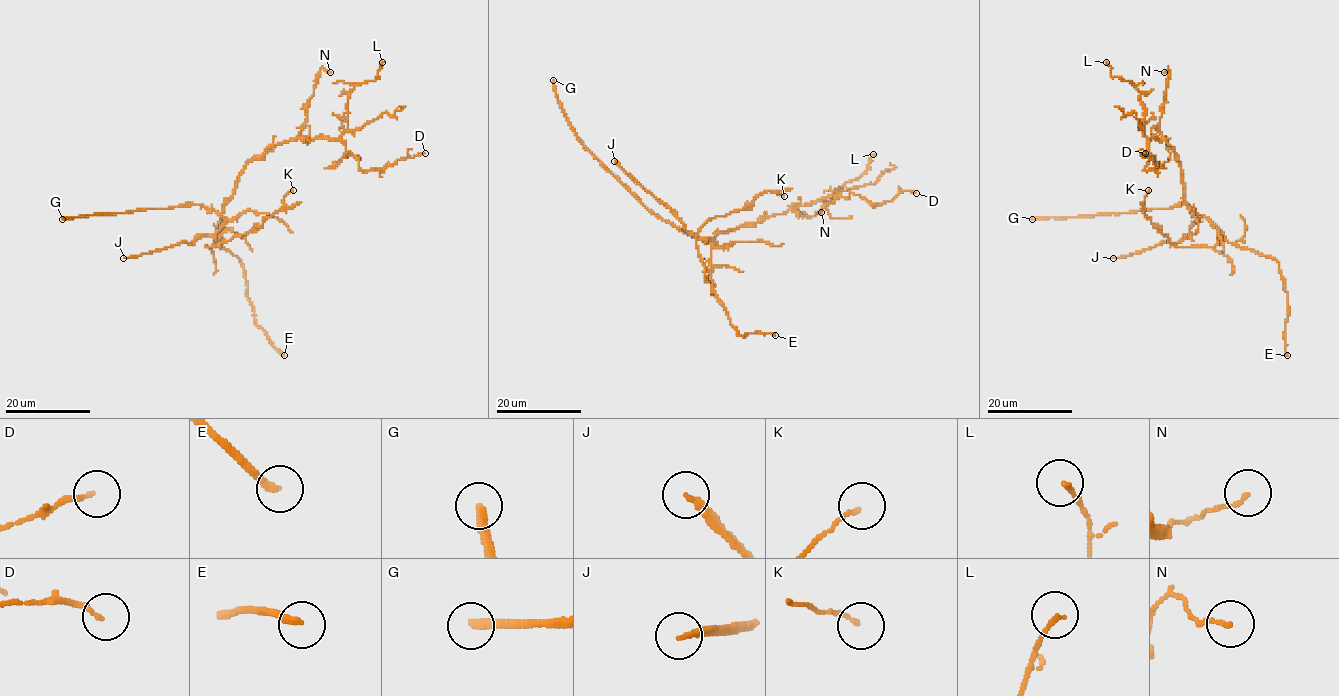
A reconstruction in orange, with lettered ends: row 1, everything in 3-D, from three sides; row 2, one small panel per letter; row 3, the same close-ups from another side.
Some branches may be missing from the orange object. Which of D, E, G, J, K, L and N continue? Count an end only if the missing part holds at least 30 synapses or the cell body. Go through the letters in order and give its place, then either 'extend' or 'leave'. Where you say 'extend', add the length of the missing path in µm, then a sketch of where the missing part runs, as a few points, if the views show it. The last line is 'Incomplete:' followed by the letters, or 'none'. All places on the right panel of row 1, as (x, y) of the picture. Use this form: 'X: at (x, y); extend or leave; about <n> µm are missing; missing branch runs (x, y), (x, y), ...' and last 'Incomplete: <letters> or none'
D: at (1145, 153); leave
E: at (1287, 355); extend; about 70 µm are missing
G: at (1032, 219); extend; about 80 µm are missing
J: at (1113, 258); extend; about 90 µm are missing
K: at (1148, 190); leave
L: at (1106, 62); leave
N: at (1164, 72); leave
Incomplete: E, G, J

